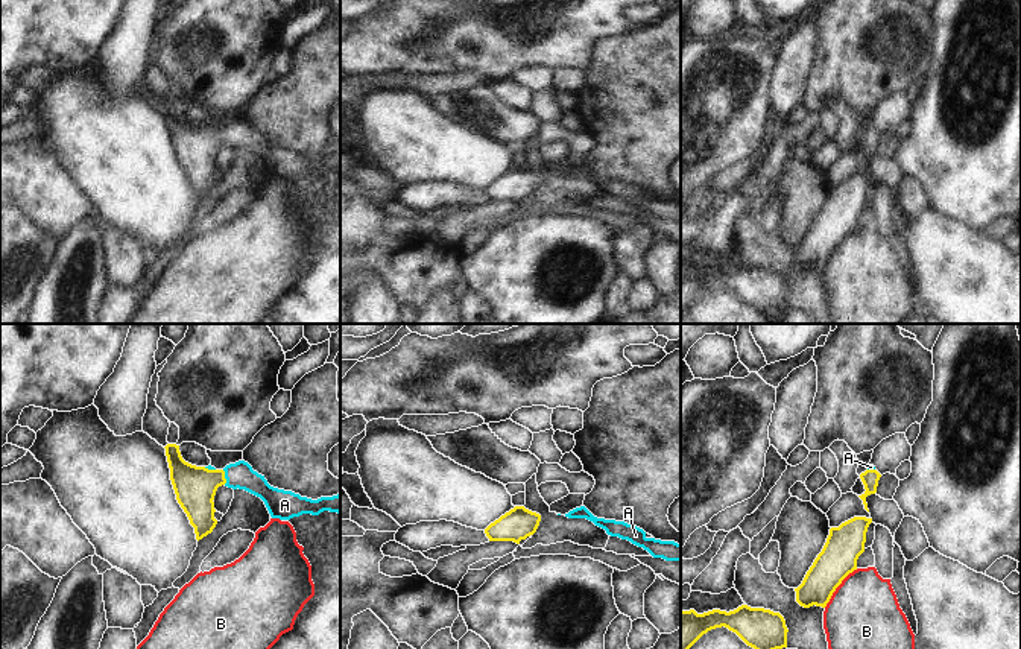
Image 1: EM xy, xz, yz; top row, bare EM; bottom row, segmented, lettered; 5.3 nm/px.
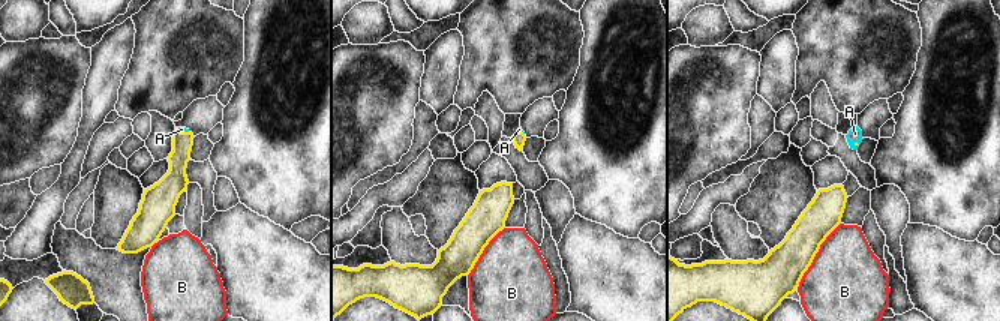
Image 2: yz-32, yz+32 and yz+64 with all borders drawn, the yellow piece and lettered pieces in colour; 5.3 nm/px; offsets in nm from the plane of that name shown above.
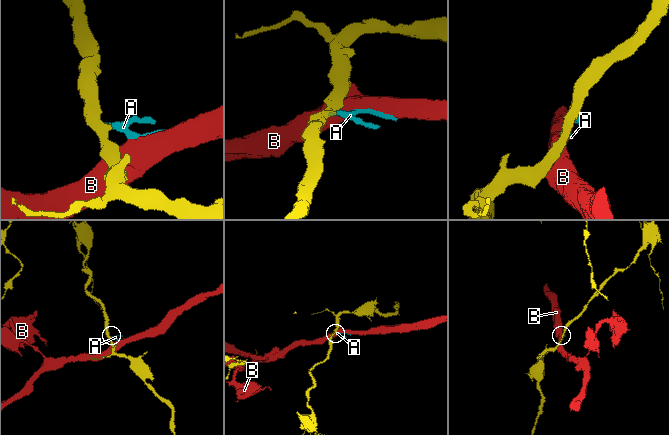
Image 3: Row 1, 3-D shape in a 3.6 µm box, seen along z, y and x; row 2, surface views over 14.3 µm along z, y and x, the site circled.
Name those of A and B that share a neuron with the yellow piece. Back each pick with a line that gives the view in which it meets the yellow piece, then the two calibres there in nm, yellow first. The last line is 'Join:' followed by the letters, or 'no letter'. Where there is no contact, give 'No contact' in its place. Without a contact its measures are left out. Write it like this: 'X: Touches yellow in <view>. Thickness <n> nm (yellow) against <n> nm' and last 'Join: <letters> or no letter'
A: Touches yellow in xy. Thickness 220 nm (yellow) against 140 nm
Join: A.

